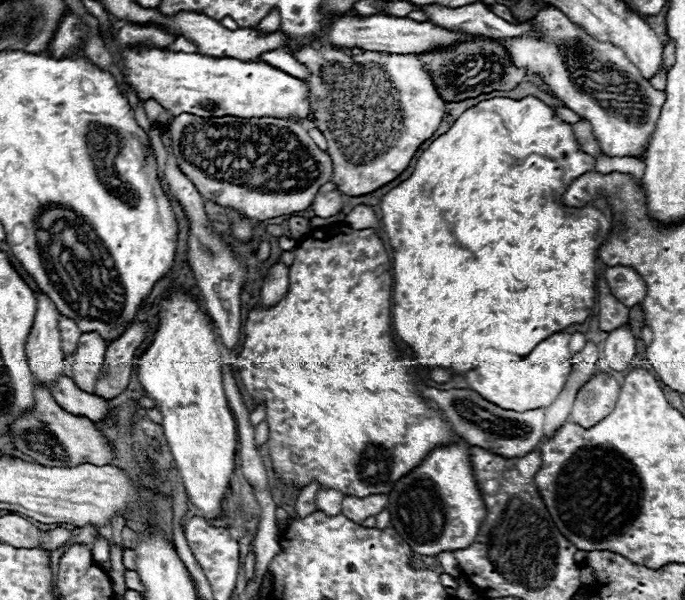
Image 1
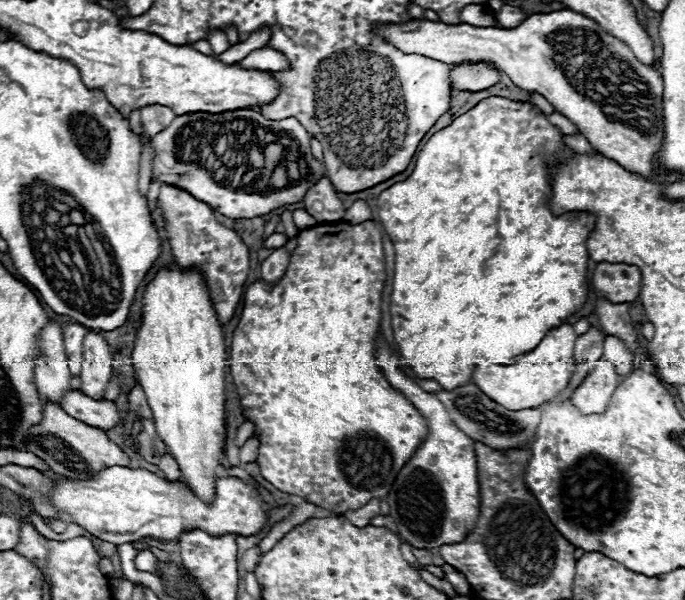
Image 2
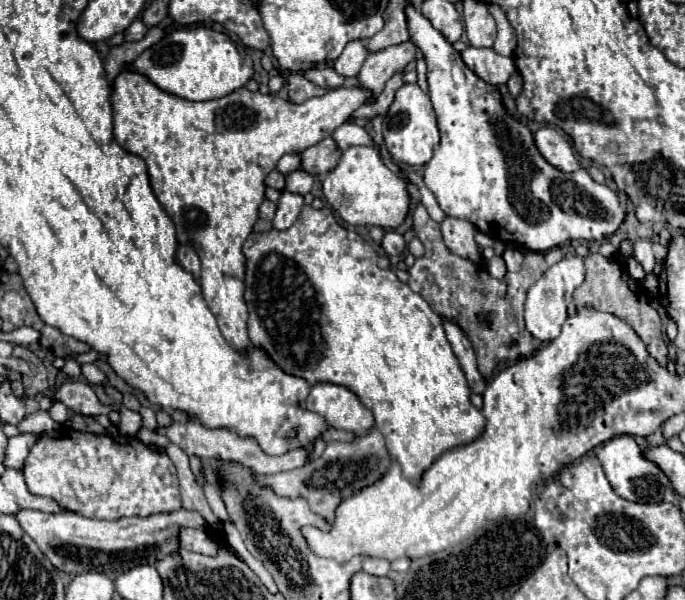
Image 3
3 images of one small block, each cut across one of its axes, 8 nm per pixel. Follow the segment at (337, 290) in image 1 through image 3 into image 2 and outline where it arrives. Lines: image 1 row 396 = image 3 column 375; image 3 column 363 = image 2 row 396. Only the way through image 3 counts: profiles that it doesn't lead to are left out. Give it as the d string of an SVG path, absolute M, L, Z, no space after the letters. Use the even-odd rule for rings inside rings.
M338 220L334 224L316 224L312 228L298 232L298 244L290 254L290 264L284 272L284 276L276 284L266 284L264 280L256 280L250 284L244 292L244 306L240 314L238 328L232 332L232 344L230 344L230 356L228 356L228 368L234 378L236 390L238 390L240 408L246 420L254 424L254 436L258 436L258 466L262 470L262 476L274 484L278 490L300 496L304 502L316 504L320 508L326 508L334 514L344 514L346 510L358 510L372 498L384 498L392 482L396 480L400 468L406 464L406 460L414 454L416 446L426 436L426 422L420 416L420 412L400 394L396 392L384 374L380 372L380 366L374 362L372 348L374 338L380 328L380 292L386 280L386 266L384 266L384 248L382 248L382 234L376 222L366 220L362 224L348 224L344 220Z

